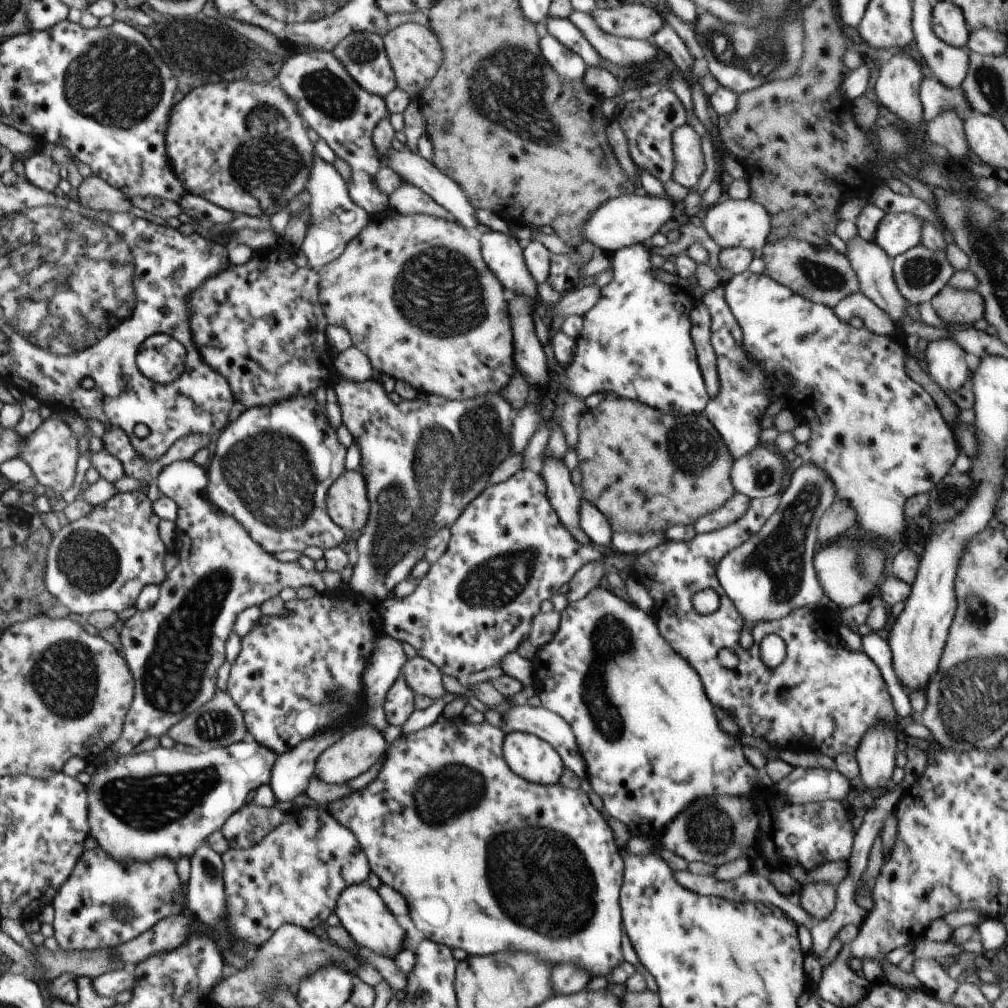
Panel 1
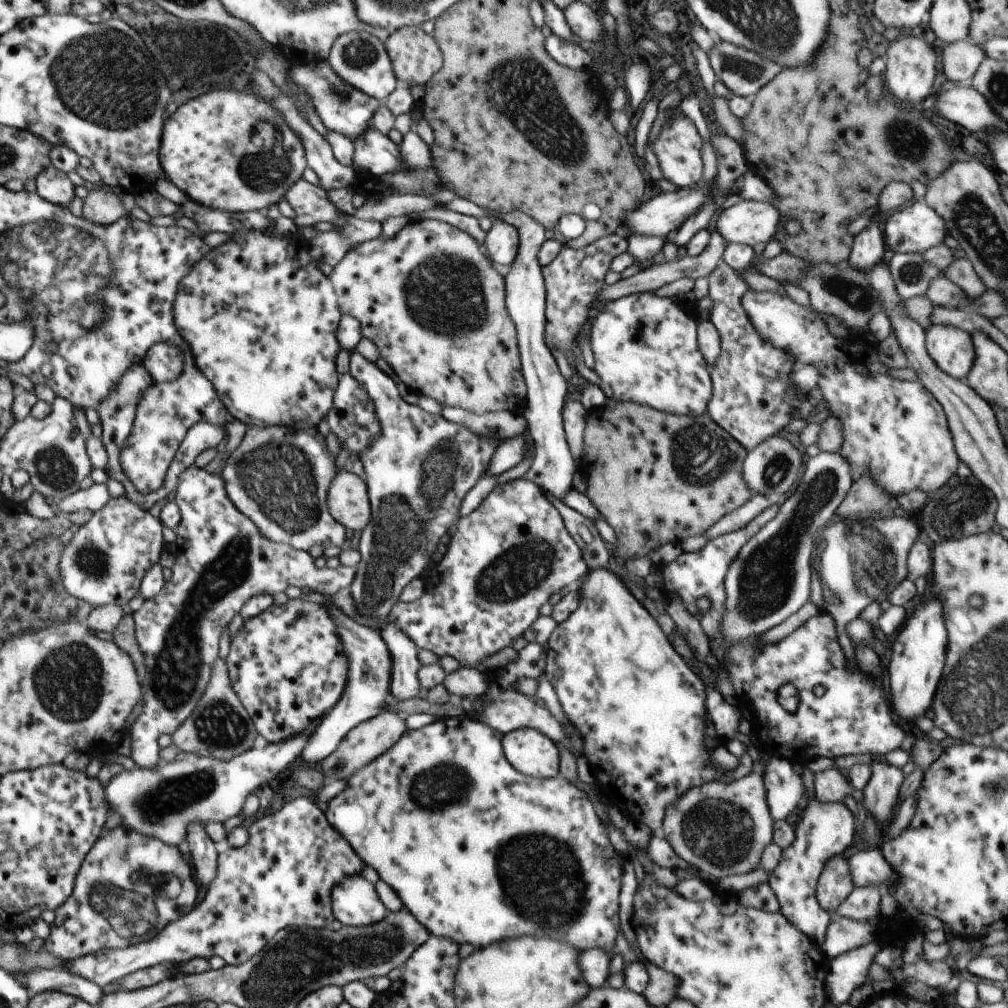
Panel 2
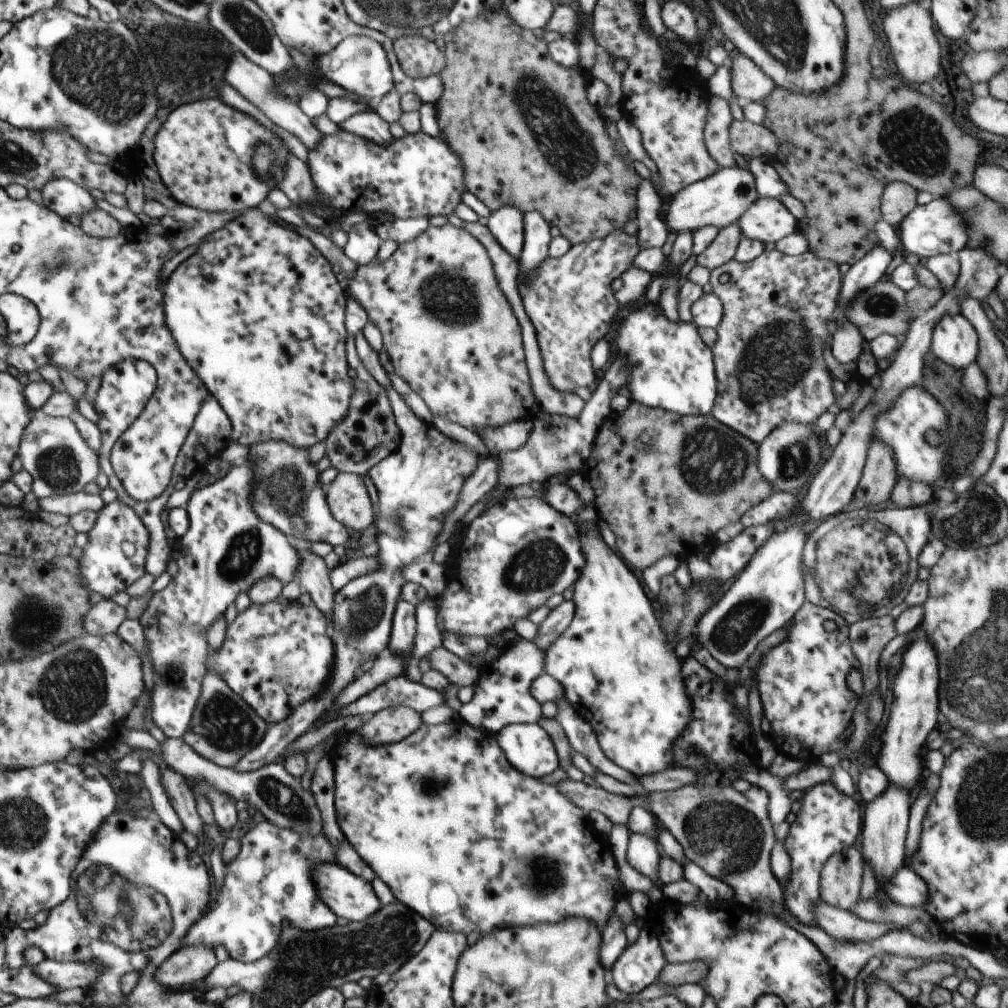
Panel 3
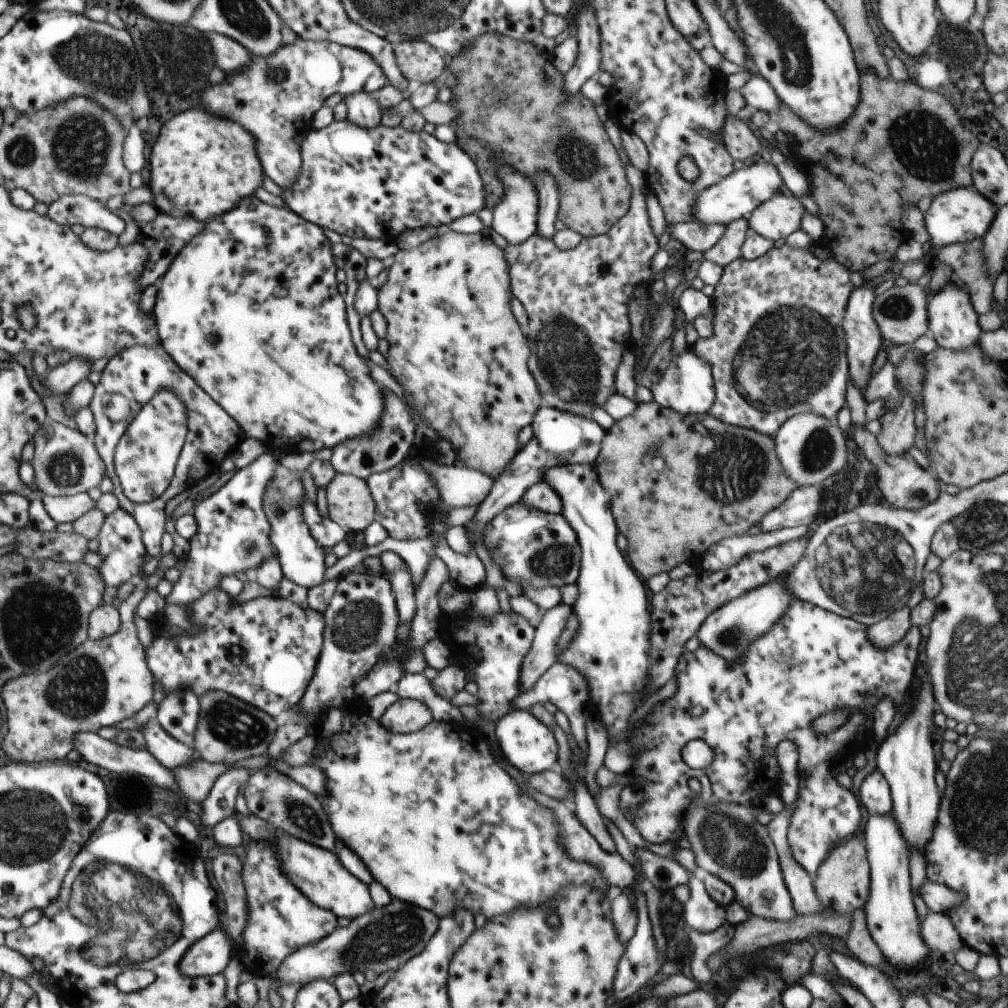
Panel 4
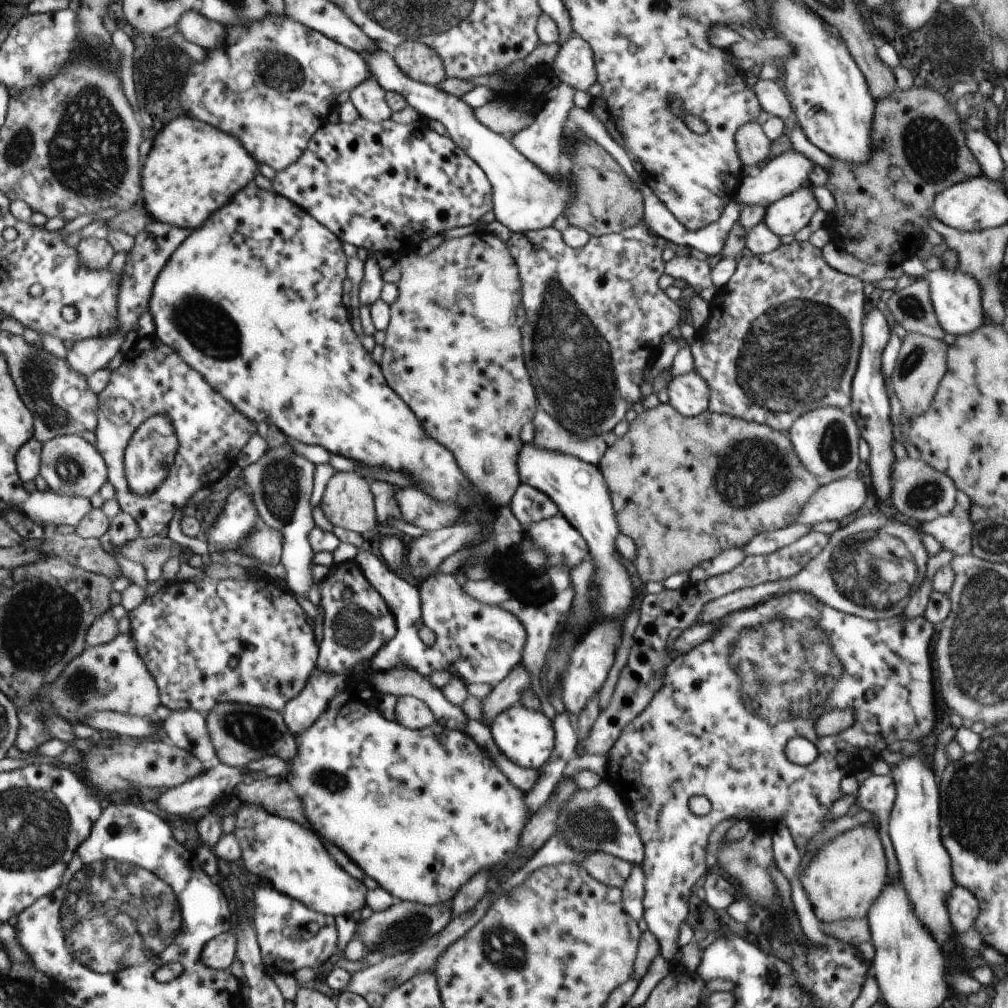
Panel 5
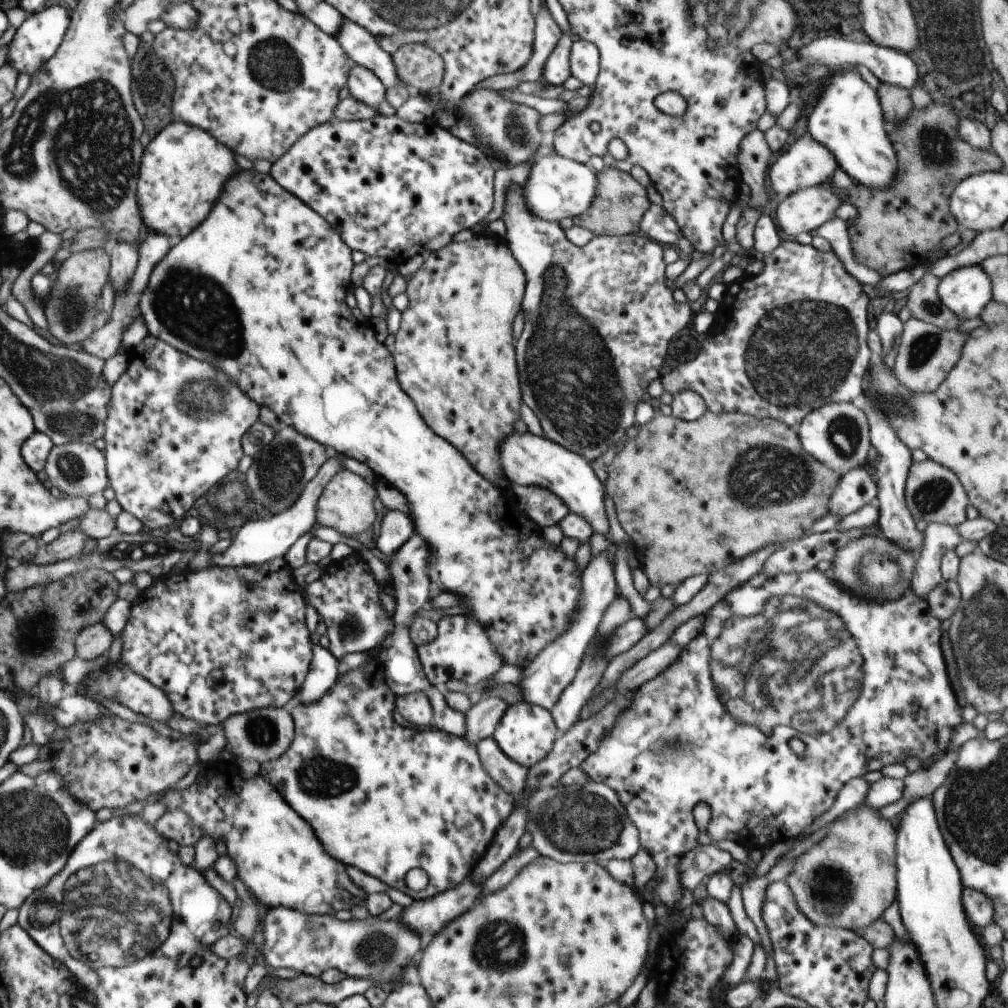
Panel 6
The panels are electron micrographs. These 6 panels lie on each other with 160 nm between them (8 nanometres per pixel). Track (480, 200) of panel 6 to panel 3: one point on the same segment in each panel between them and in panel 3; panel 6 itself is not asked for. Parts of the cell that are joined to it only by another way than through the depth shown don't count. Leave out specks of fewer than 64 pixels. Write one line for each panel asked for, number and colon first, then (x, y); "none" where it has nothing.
3: (418, 175)
4: (377, 183)
5: (385, 187)

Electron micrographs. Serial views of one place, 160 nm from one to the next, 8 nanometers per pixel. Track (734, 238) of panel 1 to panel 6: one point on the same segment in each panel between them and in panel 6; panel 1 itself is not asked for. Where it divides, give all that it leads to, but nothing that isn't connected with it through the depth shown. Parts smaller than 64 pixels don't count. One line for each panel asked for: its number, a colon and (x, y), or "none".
2: (748, 222)
3: (767, 220)
4: (777, 218)
5: (790, 214)
6: (806, 210)

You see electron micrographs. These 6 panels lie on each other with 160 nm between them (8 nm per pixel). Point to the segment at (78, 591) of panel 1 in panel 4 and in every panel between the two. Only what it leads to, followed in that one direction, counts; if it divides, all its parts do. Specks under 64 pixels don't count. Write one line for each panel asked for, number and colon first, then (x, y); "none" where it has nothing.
2: (106, 561)
3: (115, 556)
4: (121, 543)

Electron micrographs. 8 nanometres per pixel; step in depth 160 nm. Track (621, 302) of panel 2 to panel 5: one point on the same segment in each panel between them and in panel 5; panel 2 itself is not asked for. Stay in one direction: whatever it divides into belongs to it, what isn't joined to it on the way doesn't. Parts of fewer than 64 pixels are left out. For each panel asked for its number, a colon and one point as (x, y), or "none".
3: (673, 368)
4: (687, 387)
5: (689, 394)

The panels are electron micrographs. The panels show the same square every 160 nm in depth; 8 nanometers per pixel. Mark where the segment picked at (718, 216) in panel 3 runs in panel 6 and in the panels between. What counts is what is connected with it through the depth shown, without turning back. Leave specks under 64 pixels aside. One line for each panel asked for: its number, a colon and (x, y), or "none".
4: (736, 196)
5: (789, 171)
6: (806, 163)

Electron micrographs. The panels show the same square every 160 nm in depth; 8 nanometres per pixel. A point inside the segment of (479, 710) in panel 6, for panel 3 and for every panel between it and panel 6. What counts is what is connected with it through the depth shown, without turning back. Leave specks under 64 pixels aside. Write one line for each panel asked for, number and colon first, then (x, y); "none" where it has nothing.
3: (559, 619)
4: (541, 656)
5: (507, 692)

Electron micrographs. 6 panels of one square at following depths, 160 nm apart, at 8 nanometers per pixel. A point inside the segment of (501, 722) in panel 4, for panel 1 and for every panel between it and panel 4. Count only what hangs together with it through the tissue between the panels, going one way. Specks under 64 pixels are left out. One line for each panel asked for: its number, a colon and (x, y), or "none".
1: (530, 757)
2: (534, 754)
3: (528, 747)

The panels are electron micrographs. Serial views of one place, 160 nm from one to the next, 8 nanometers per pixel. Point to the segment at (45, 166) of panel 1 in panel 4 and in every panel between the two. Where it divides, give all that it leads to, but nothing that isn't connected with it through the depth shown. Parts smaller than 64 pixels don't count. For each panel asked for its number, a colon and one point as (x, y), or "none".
2: (53, 185)
3: (64, 197)
4: (70, 209)

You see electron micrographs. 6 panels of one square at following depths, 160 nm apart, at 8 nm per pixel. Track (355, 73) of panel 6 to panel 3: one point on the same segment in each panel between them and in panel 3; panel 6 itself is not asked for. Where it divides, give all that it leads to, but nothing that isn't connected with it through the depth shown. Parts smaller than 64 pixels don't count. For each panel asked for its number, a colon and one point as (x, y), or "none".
3: (367, 124)
4: (363, 109)
5: (368, 97)

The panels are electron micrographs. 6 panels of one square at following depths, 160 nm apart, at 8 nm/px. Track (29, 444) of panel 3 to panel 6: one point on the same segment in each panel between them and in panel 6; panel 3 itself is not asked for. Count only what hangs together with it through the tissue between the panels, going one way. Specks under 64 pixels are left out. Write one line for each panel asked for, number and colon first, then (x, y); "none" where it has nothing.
4: (67, 462)
5: (70, 465)
6: (78, 469)

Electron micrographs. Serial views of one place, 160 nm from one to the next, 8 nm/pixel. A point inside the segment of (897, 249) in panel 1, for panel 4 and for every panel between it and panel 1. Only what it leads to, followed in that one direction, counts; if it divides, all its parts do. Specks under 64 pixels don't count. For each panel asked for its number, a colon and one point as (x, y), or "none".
2: (915, 228)
3: (937, 228)
4: (956, 216)

